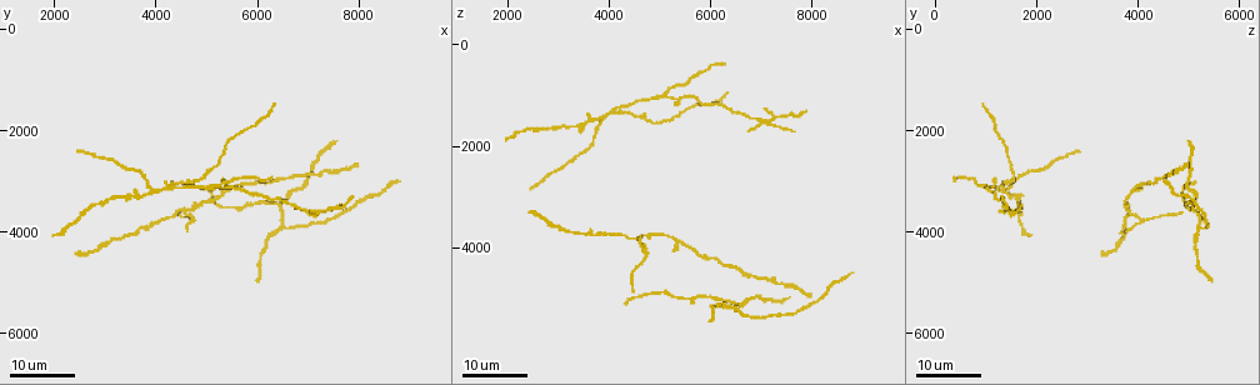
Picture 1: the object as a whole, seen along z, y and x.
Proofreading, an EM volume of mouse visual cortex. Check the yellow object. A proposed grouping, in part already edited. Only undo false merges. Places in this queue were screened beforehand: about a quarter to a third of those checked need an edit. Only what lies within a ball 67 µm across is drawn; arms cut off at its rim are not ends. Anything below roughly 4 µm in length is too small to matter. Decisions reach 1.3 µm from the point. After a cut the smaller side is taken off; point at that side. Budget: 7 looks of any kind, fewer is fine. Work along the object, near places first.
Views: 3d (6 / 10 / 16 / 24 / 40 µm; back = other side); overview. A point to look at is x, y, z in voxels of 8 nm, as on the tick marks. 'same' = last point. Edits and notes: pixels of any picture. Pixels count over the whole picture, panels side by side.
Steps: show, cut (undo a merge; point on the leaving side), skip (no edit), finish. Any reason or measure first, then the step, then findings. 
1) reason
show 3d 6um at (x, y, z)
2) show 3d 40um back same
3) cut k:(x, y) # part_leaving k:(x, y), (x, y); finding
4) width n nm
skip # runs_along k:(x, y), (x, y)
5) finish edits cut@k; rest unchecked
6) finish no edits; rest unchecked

three arms meet
show 3d 24um at (4600, 3550, 3850)

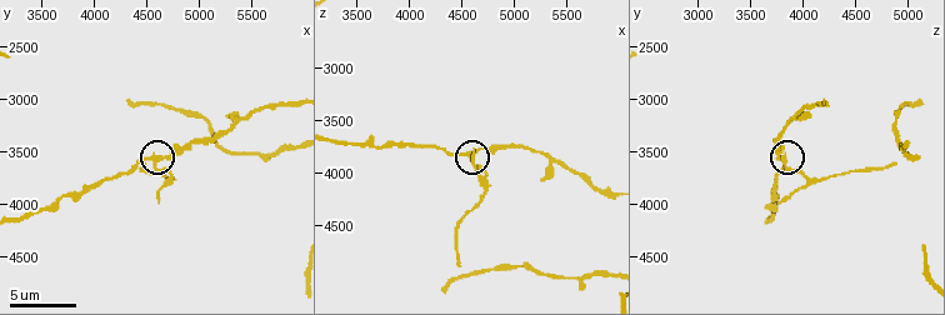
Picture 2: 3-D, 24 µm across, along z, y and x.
show 3d 6um at (4580, 3600, 3840)

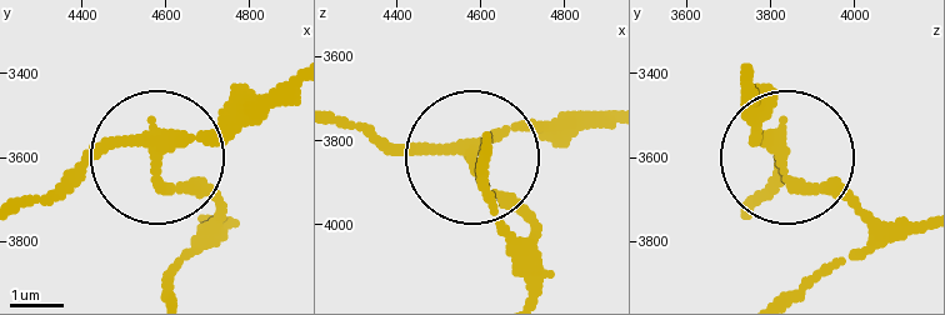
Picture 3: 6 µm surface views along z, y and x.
side_arm 11 um; arms 3
cut 3:(205, 178) # a second cell is stuck on

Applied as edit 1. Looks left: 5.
three-way junction
show 3d 16um at (6900, 3550, 1500)

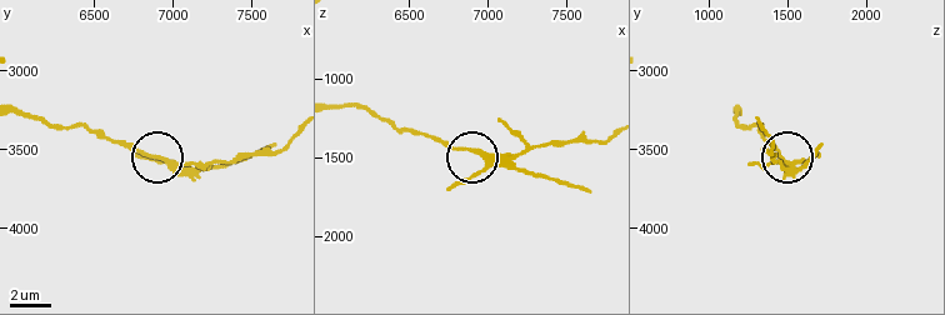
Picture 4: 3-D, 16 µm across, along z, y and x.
closer look
show 3d 6um at (6920, 3560, 1480)

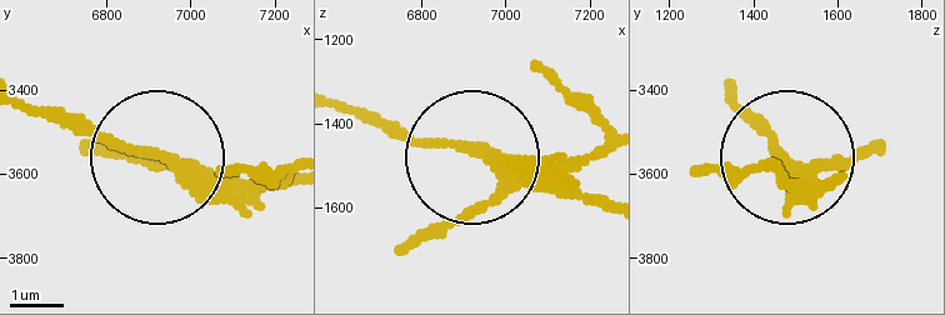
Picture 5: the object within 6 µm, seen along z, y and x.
cut 5:(264, 181) # part_leaving 5:(533, 173), (609, 155); two cells meet here

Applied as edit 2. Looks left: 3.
see it whole again
show overview

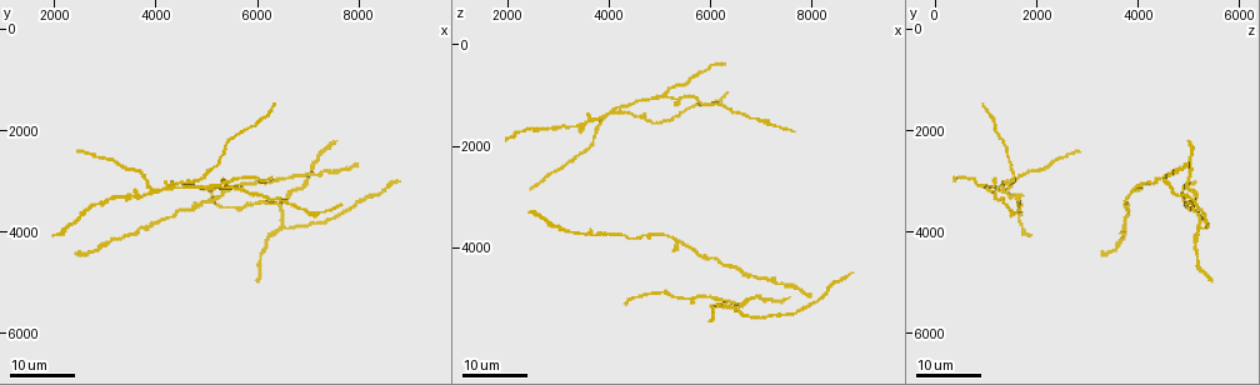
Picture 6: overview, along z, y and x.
narrows sharply
show 3d 24um at (6600, 2900, 4450)

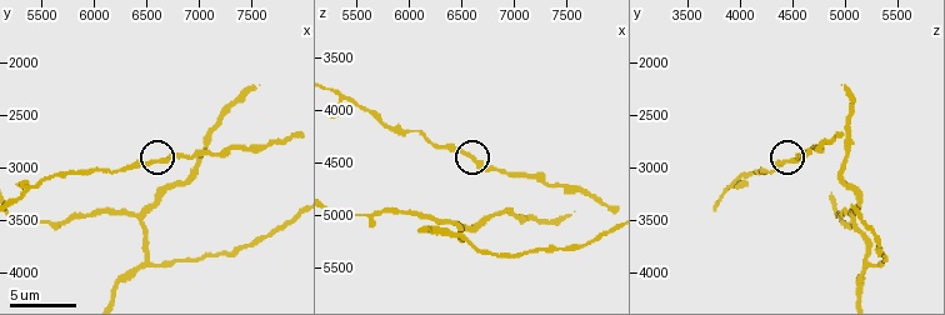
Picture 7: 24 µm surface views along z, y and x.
show 3d 10um at (6580, 2920, 4440)

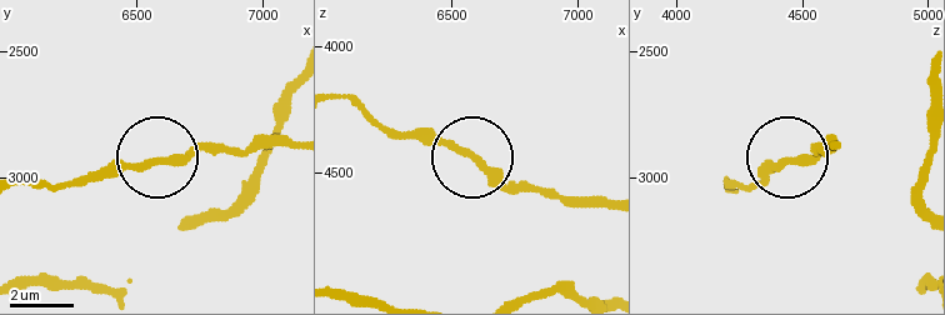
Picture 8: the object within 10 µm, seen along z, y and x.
skip # runs_along 8:(26, 185), (241, 154); continuous, no second cell

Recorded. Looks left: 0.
finish edits cut@3, cut@5; rest unchecked

